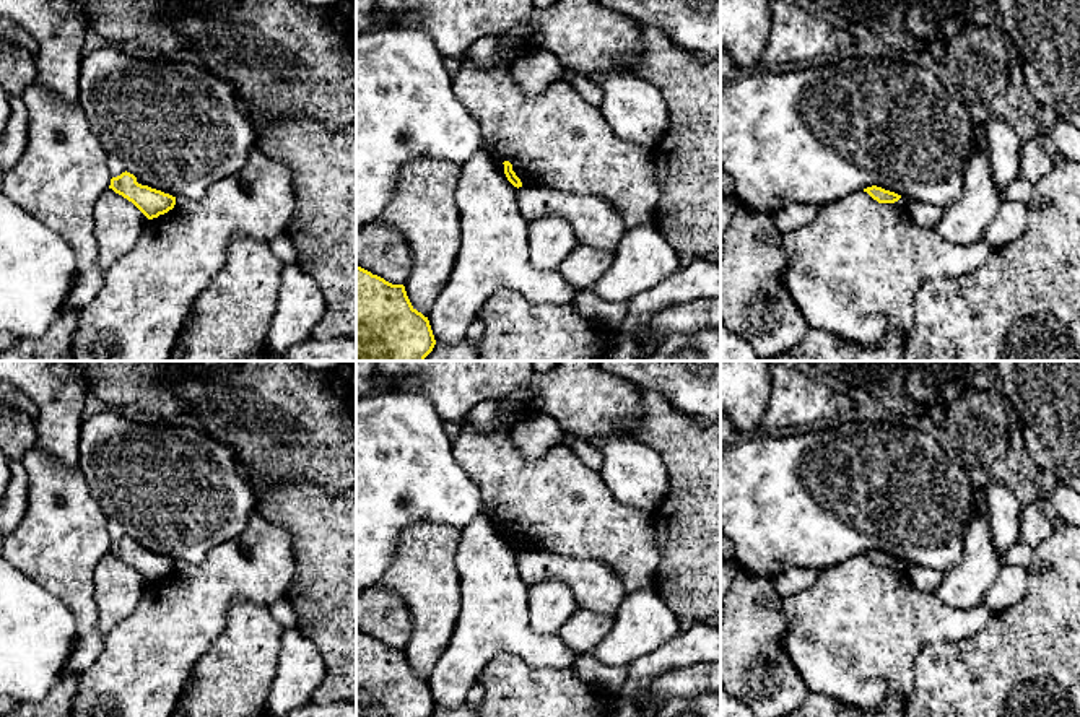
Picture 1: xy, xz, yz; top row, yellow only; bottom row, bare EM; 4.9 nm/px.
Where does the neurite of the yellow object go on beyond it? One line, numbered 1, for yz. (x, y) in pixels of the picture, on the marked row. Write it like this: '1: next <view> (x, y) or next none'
1: next none

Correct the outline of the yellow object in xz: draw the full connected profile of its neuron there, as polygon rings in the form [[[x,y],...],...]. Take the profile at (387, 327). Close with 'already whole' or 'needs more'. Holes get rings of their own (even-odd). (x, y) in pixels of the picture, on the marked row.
[[[356,267],[356,361],[425,361],[434,345],[429,320],[412,306],[405,286]]]; already whole

